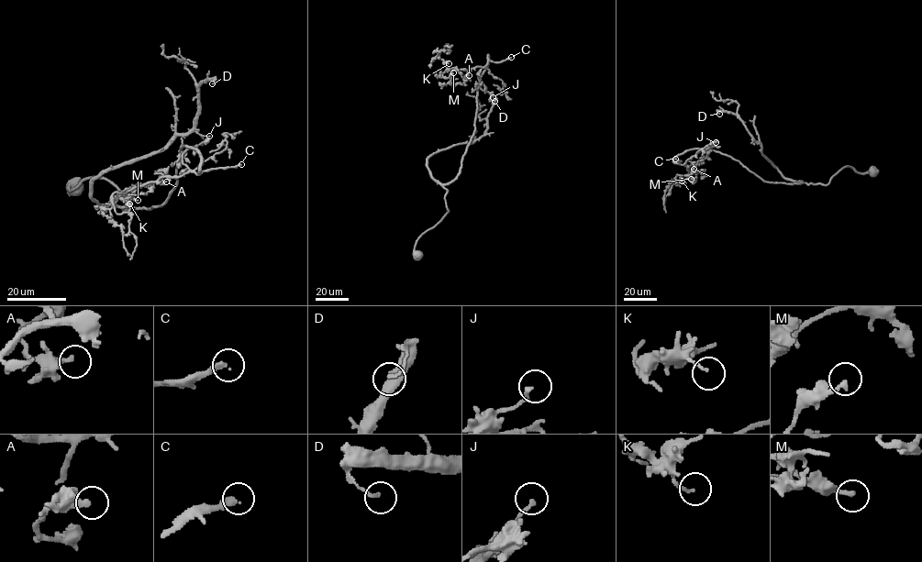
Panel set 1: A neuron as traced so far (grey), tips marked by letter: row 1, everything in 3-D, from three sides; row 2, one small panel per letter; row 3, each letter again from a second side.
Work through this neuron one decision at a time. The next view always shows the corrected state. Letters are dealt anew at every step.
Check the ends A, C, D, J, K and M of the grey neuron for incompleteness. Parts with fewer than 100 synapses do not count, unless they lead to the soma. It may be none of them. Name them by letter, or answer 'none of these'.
C

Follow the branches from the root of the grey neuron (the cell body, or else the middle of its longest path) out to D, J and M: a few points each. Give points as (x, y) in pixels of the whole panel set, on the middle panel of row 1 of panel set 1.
D: (416, 255), (416, 240), (448, 212), (447, 191), (431, 177), (427, 159), (479, 139), (494, 101)
J: (416, 255), (416, 240), (448, 212), (442, 185), (459, 172), (473, 135), (488, 55), (478, 79), (493, 97)
M: (416, 255), (416, 240), (448, 212), (442, 185), (473, 135), (488, 55), (484, 66), (453, 72)

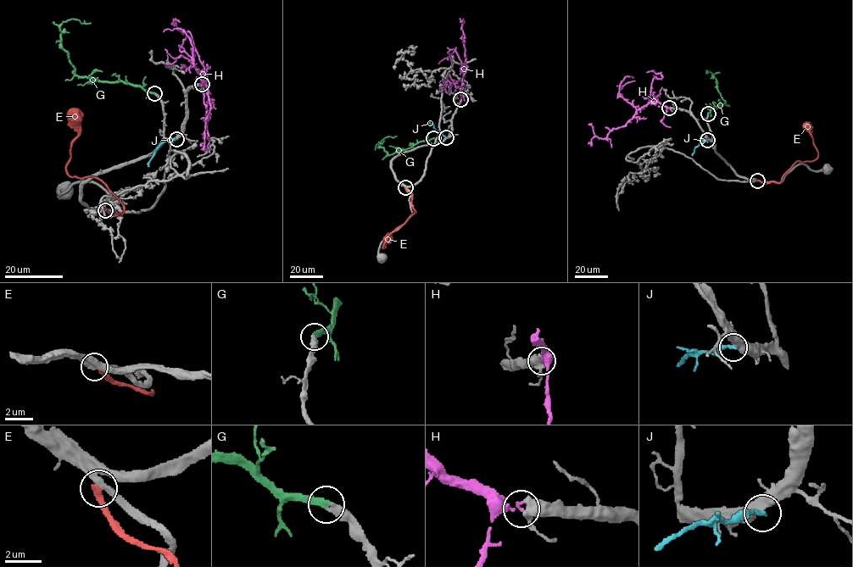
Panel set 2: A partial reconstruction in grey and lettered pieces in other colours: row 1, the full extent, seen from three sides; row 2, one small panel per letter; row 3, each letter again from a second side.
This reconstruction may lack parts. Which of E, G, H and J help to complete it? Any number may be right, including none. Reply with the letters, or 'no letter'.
G, H

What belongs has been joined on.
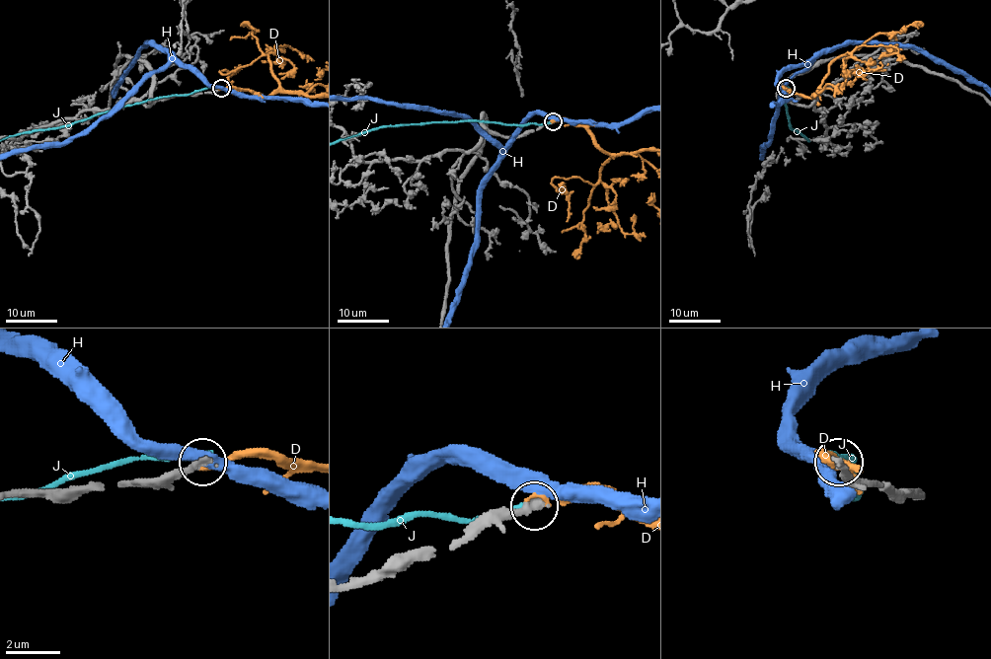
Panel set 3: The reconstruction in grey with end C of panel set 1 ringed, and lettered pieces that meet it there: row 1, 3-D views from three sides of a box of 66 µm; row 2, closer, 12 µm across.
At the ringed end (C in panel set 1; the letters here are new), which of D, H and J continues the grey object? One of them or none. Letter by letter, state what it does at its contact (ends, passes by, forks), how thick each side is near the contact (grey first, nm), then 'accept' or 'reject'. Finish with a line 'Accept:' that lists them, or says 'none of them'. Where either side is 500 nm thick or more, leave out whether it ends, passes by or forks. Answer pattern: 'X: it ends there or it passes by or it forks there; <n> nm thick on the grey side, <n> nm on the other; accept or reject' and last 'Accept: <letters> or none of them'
D: it ends there; 320 nm thick on the grey side, 340 nm on the other; accept
H: it passes by; 280 nm thick on the grey side, 480 nm on the other; reject
J: it ends there; 300 nm thick on the grey side, 240 nm on the other; reject
Accept: D

